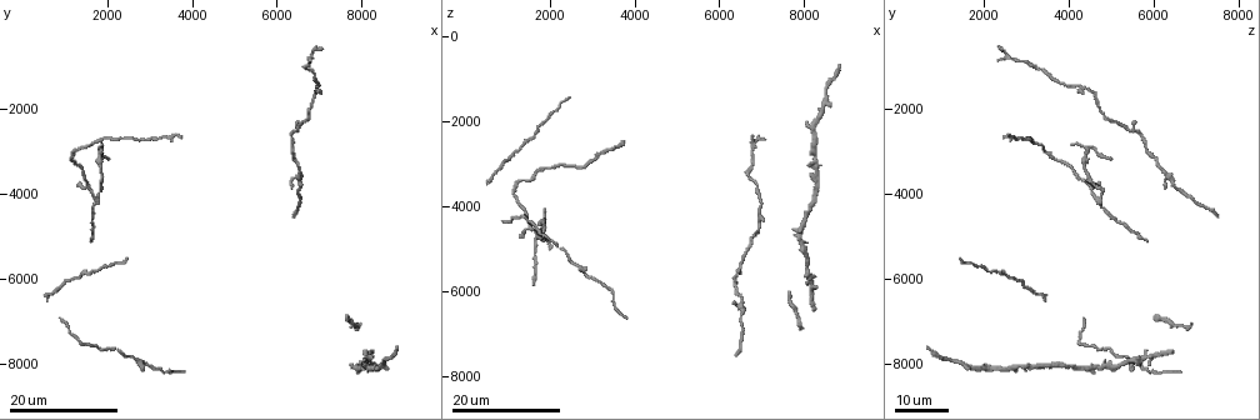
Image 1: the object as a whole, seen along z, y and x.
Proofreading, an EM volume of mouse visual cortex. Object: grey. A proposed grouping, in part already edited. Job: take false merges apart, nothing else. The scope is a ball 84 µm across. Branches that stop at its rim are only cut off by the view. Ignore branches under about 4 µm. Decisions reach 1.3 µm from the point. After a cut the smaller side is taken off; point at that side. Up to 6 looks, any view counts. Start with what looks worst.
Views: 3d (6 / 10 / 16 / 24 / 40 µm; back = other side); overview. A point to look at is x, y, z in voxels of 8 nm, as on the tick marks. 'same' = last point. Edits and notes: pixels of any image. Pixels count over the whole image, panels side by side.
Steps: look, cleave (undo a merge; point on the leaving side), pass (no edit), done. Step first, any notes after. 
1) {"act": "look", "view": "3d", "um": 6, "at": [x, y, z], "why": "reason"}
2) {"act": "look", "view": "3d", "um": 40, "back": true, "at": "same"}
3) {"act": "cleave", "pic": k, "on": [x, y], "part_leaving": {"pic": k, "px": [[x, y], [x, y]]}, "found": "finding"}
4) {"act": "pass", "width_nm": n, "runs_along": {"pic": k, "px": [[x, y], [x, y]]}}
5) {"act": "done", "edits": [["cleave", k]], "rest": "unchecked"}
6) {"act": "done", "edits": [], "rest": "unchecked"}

{"act": "look", "view": "3d", "um": 24, "at": [1800, 4100, 4700]}

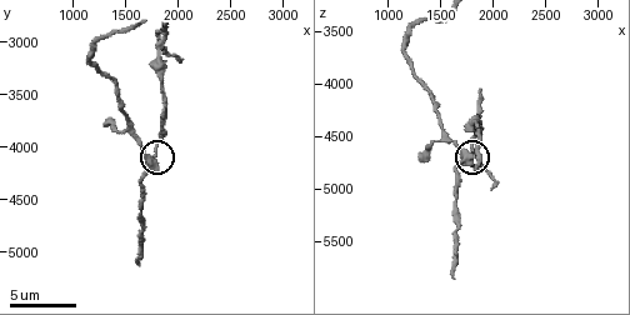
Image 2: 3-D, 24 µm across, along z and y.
{"act": "look", "view": "3d", "um": 6, "at": "same", "why": "zoom in"}

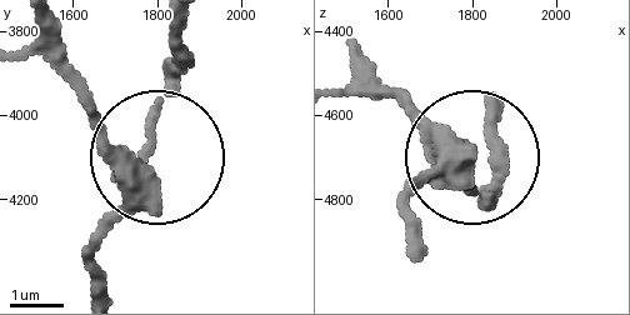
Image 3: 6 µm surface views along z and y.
{"act": "cleave", "pic": 3, "on": [151, 114], "arms": 4, "part_leaving": {"pic": 3, "px": [[456, 170], [488, 183], [498, 120]]}, "found": "a second cell is stuck on"}

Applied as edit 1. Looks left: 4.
{"act": "look", "view": "3d", "um": 24, "at": [1700, 5850, 2150], "why": "narrows sharply"}

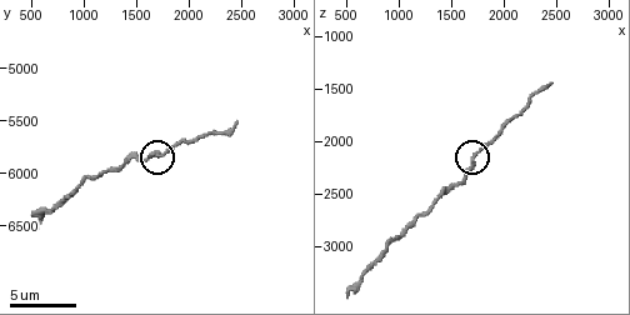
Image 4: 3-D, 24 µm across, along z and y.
{"act": "look", "view": "3d", "um": 10, "at": [1700, 5800, 2120]}

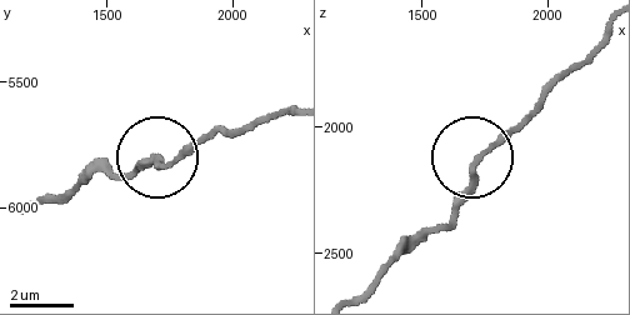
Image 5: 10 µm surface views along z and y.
{"act": "look", "view": "3d", "um": 6, "at": [1720, 5830, 2140]}

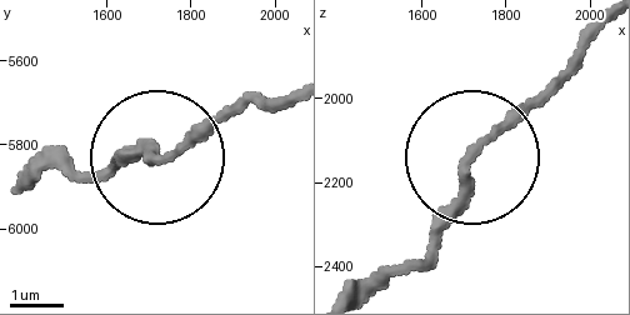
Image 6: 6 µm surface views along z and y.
{"act": "pass", "found": "all the same cell"}

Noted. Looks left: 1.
{"act": "done", "edits": [["cleave", 3]], "rest": "unchecked"}

